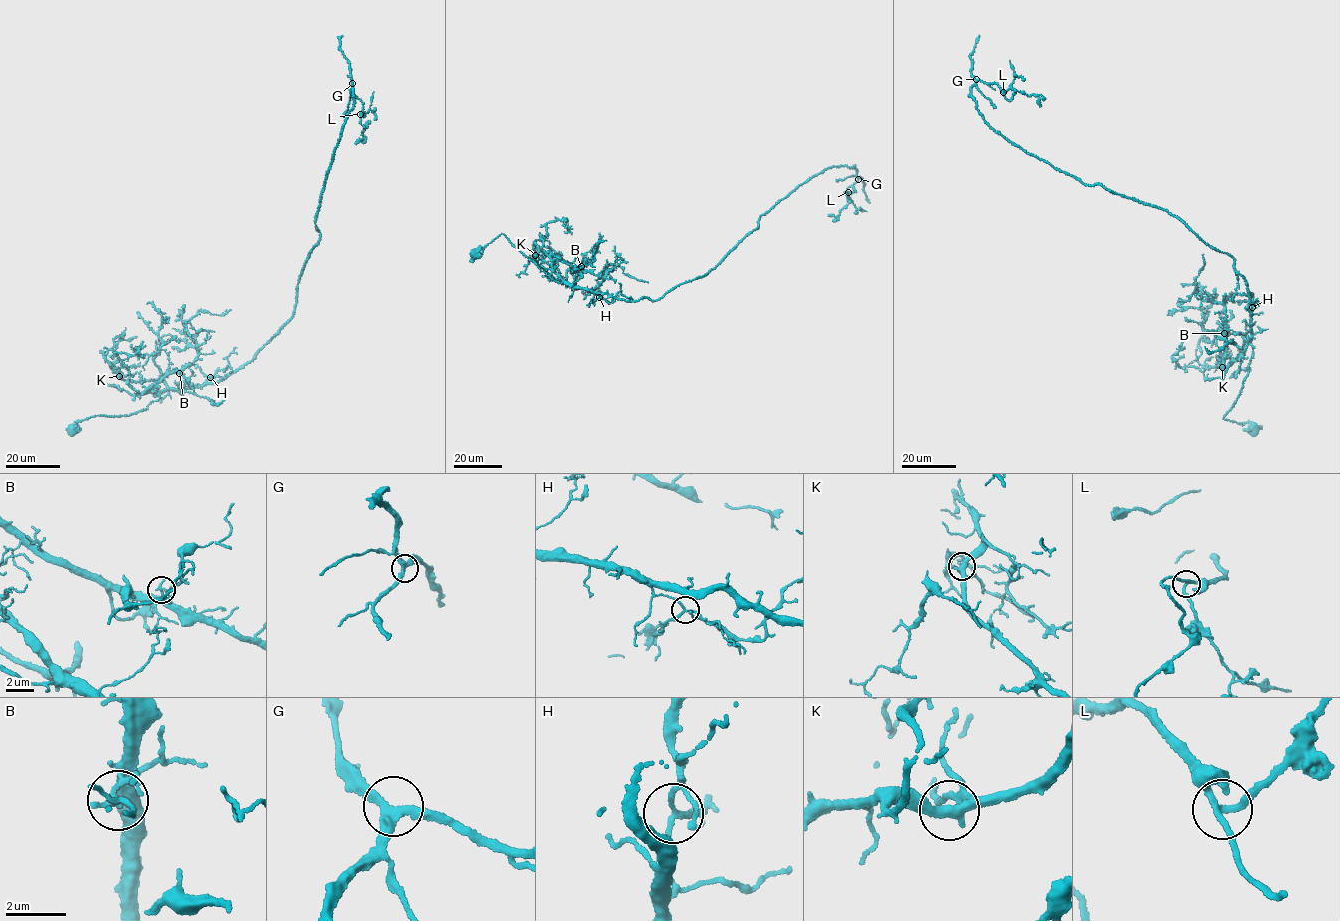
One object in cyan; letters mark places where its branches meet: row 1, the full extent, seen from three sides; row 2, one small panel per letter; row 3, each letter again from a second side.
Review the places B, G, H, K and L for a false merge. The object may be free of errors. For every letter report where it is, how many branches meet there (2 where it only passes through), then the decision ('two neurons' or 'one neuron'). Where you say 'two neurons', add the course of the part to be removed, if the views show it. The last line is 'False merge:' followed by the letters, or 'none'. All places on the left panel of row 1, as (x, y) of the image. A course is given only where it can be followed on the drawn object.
B: place (179, 373); branches 3; two neurons; course (180, 373), (193, 384), (195, 394), (208, 398), (213, 404), (224, 399)
G: place (352, 83); branches 3; one neuron
H: place (210, 377); branches 3; one neuron
K: place (119, 376); branches 3; one neuron
L: place (360, 114); branches 3; one neuron
False merge: B

